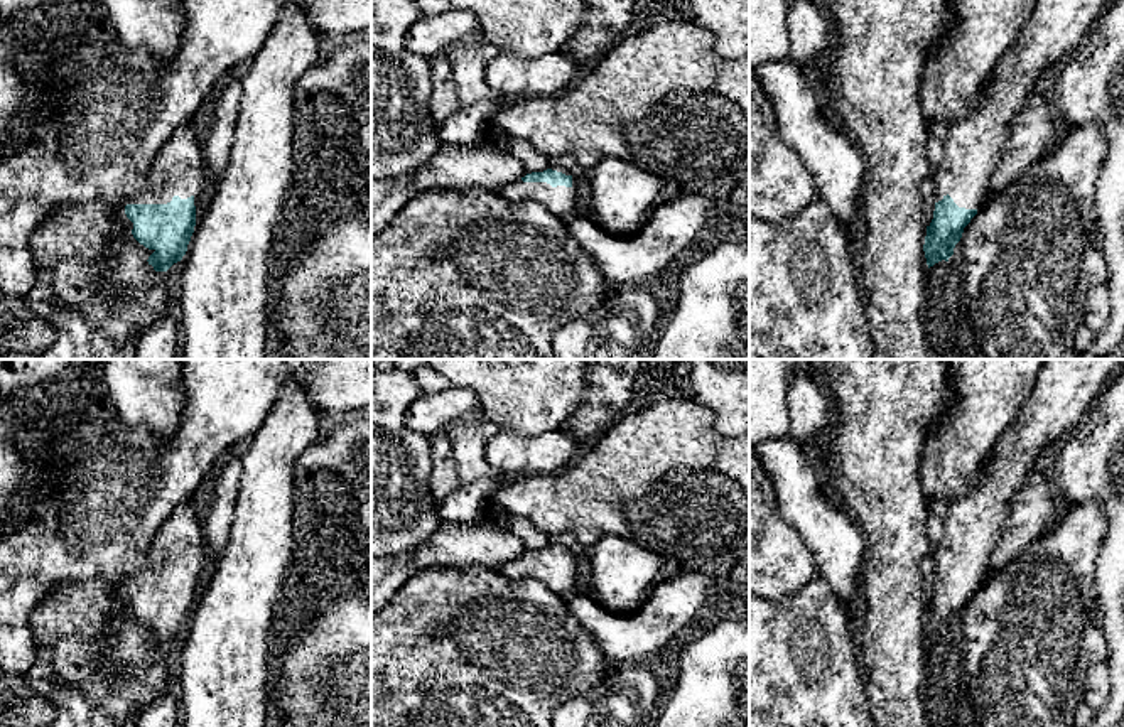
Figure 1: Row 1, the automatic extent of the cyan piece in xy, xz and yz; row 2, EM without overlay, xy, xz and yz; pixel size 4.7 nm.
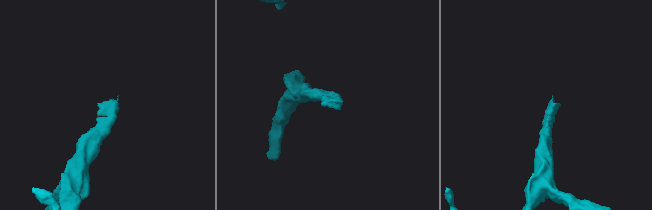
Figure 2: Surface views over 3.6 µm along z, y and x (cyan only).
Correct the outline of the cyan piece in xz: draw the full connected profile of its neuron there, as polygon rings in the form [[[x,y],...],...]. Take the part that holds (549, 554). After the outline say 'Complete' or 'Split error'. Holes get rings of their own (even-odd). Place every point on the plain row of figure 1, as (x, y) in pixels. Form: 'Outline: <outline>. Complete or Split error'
Outline: [[[552,540],[543,550],[532,550],[516,560],[501,565],[500,572],[511,580],[540,580],[555,594],[570,597],[577,574],[576,555]]]. Split error

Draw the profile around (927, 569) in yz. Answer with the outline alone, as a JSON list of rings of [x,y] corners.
[[[930,548],[927,552],[927,558],[923,560],[923,563],[920,565],[920,572],[921,572],[921,579],[923,579],[923,602],[930,604],[932,597],[933,597],[933,589],[935,589],[935,550]]]

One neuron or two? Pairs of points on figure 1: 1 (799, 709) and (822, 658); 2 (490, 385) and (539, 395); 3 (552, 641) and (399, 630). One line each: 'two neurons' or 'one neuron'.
1: one neuron
2: one neuron
3: one neuron

